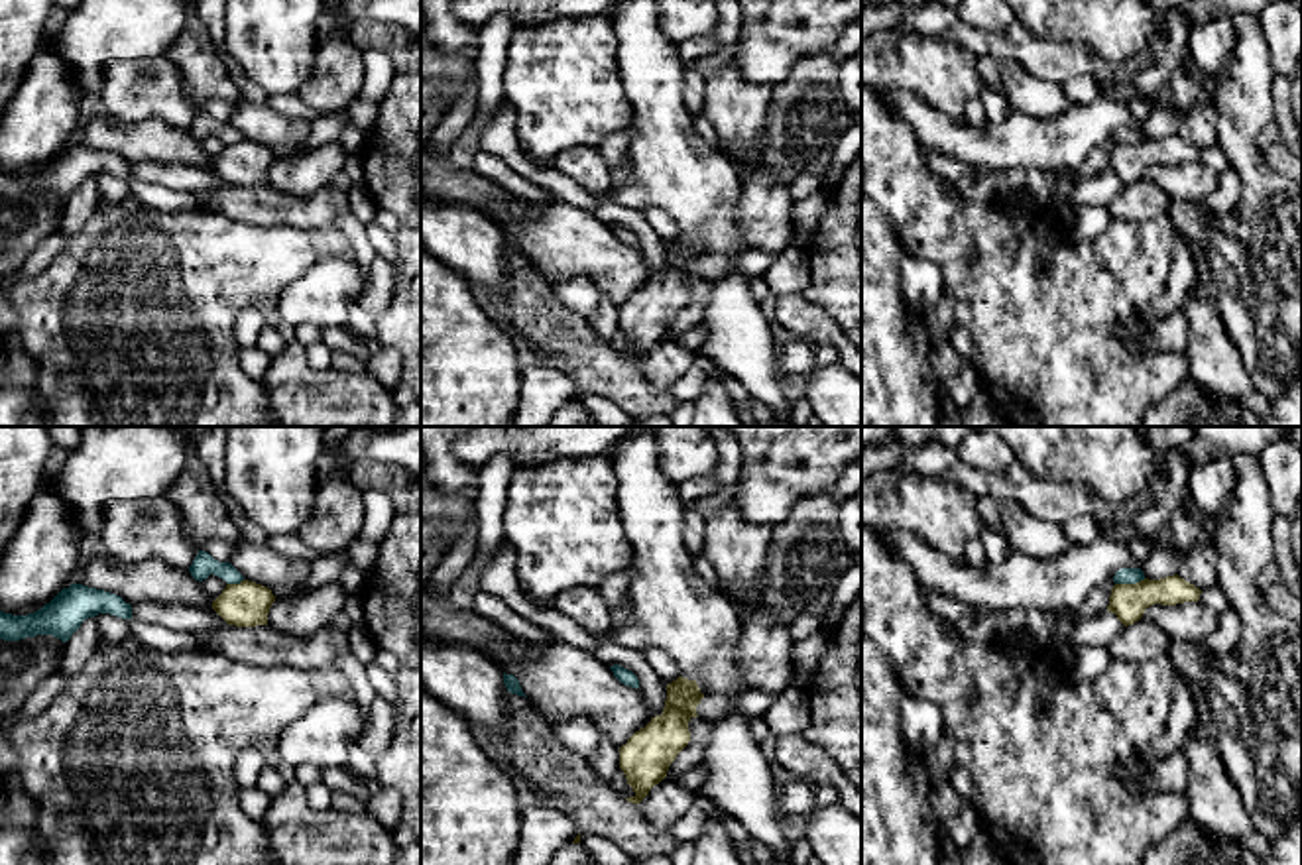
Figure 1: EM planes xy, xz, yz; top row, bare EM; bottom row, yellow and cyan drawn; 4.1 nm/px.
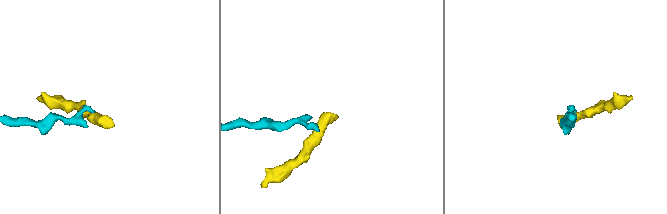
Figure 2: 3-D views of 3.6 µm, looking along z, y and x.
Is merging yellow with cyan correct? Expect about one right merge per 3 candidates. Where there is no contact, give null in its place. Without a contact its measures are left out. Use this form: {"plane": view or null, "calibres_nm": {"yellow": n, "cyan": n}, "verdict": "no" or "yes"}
{"plane": "yz", "calibres_nm": {"yellow": 150, "cyan": 60}, "verdict": "no"}

